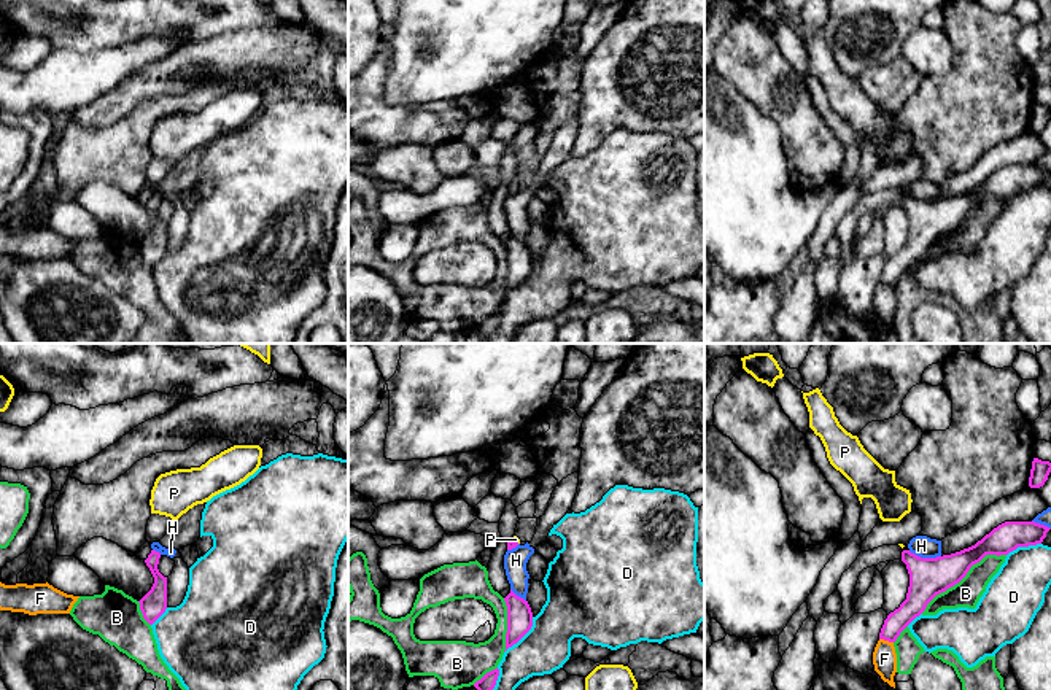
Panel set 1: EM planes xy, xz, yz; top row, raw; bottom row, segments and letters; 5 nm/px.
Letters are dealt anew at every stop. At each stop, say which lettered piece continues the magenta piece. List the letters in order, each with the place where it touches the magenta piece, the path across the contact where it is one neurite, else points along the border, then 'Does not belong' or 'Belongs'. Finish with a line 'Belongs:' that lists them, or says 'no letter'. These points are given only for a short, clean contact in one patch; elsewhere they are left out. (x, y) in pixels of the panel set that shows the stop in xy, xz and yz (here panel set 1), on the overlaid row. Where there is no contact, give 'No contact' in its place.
B: Touches magenta at yz (962, 577). Does not belong
D: Touches magenta at xz (522, 636). Does not belong
F: Touches magenta at yz (886, 639). Boundary: yz (880, 638), (892, 643). Does not belong
H: Touches magenta at yz (924, 558). Does not belong
P: Touches magenta at xz (515, 542). Path across: xz (511, 544), (515, 542), (515, 539). Belongs
Belongs: P

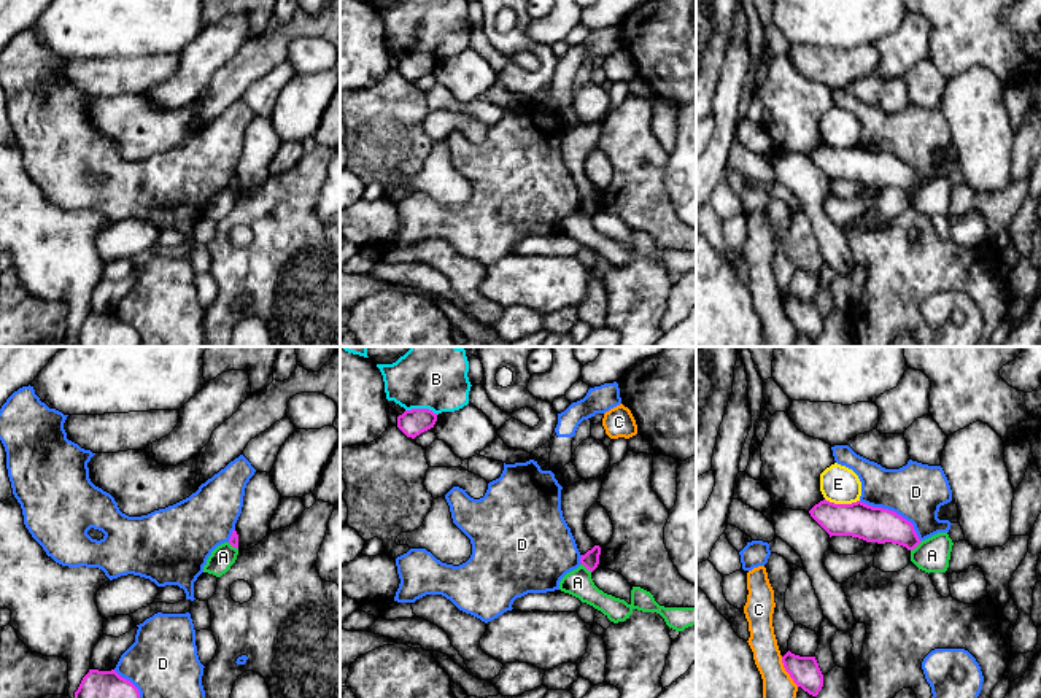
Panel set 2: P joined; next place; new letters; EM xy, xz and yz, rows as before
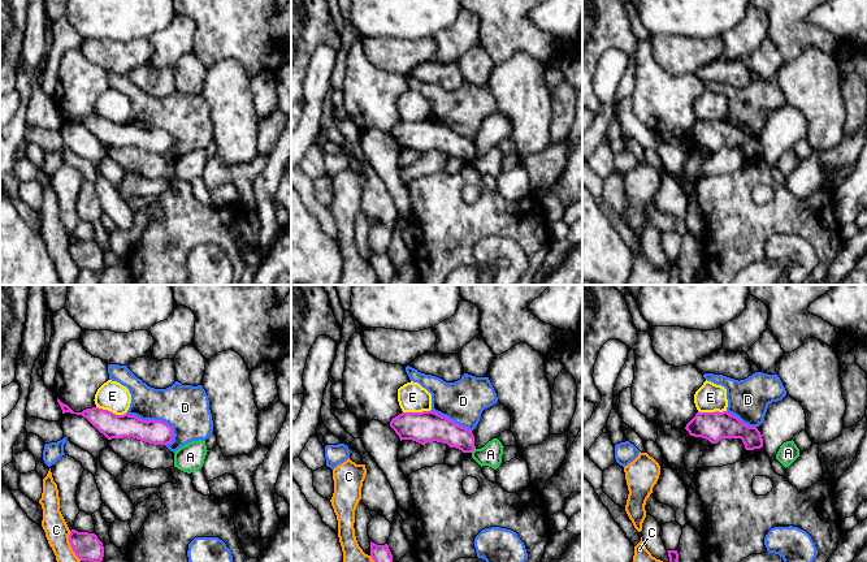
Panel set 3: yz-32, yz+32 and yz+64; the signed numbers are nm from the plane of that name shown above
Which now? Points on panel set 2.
A: Touches magenta at yz (916, 546). Boundary: yz (922, 541), (911, 550). Does not belong
B: Touches magenta at xz (421, 409). Does not belong
C: Touches magenta at yz (785, 670). Does not belong
D: Touches magenta at yz (895, 512). Does not belong
E: Touches magenta at yz (843, 504). Does not belong
Belongs: no letter

